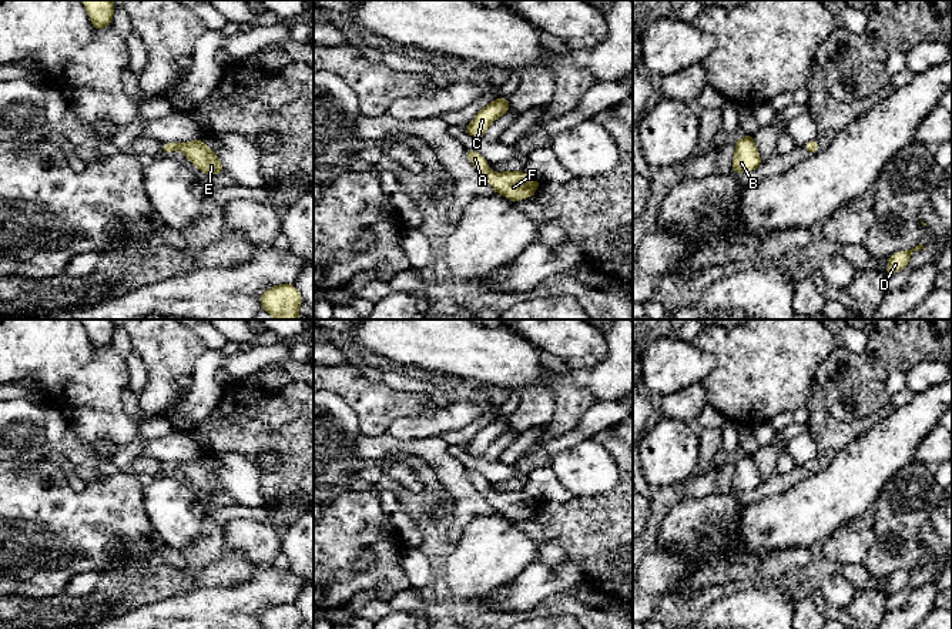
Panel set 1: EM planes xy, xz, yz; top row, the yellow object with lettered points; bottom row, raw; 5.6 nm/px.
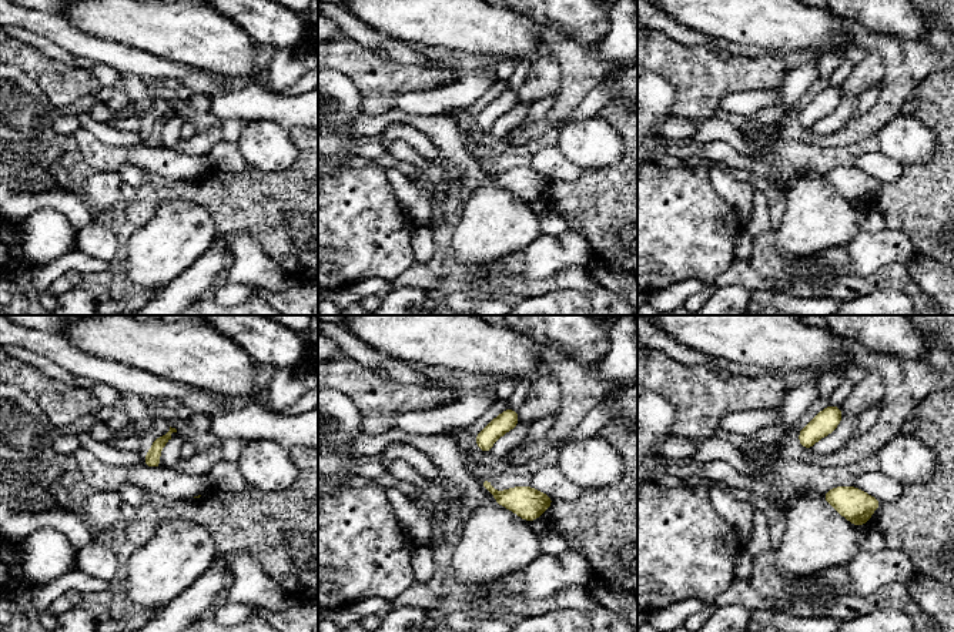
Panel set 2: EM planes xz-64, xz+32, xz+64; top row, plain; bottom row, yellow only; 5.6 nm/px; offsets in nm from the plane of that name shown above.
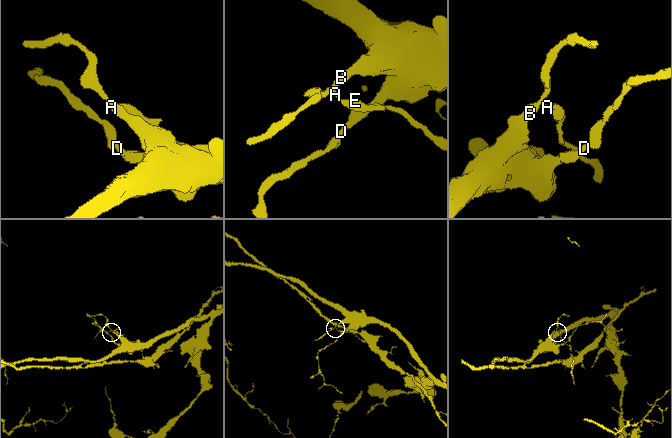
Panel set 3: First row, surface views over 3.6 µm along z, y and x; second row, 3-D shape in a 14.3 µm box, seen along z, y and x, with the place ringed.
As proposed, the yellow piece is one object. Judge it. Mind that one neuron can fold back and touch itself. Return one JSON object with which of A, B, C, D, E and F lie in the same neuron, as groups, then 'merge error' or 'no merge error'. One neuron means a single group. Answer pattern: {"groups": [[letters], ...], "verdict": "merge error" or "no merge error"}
{"groups": [["A", "B", "C", "D"], ["E", "F"]], "verdict": "merge error"}

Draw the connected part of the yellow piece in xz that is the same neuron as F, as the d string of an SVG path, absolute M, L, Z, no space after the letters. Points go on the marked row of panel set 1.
M492 171L486 180L496 193L512 201L527 200L540 185L540 181L532 178L524 171Z

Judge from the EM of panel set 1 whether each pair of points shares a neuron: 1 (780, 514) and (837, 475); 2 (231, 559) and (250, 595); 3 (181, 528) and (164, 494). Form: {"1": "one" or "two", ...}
{"1": "one", "2": "two", "3": "one"}

